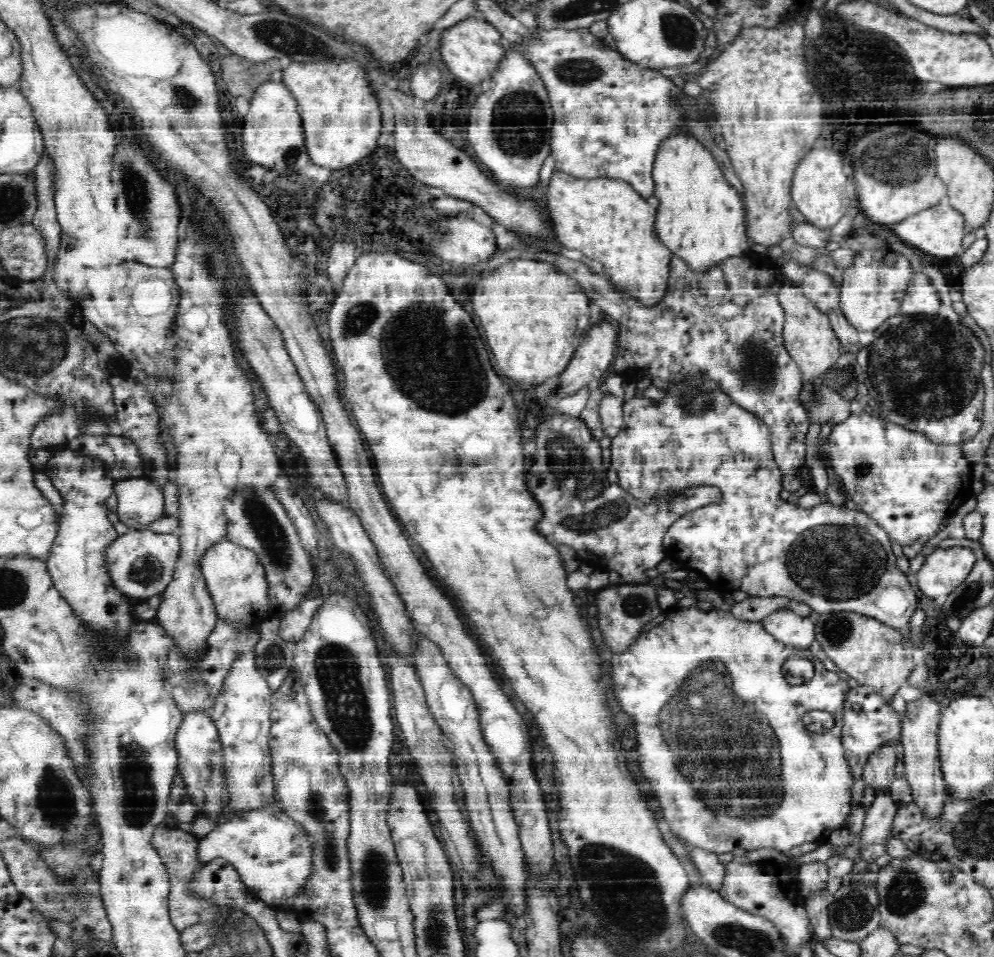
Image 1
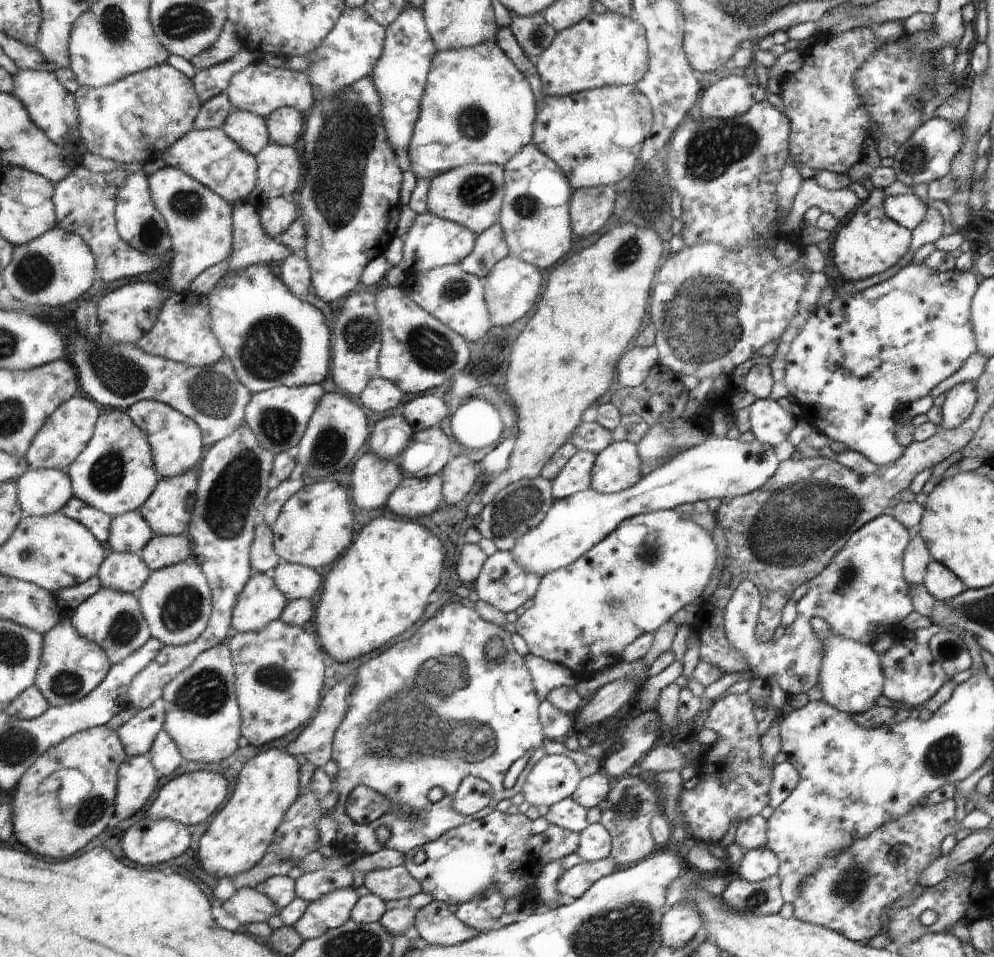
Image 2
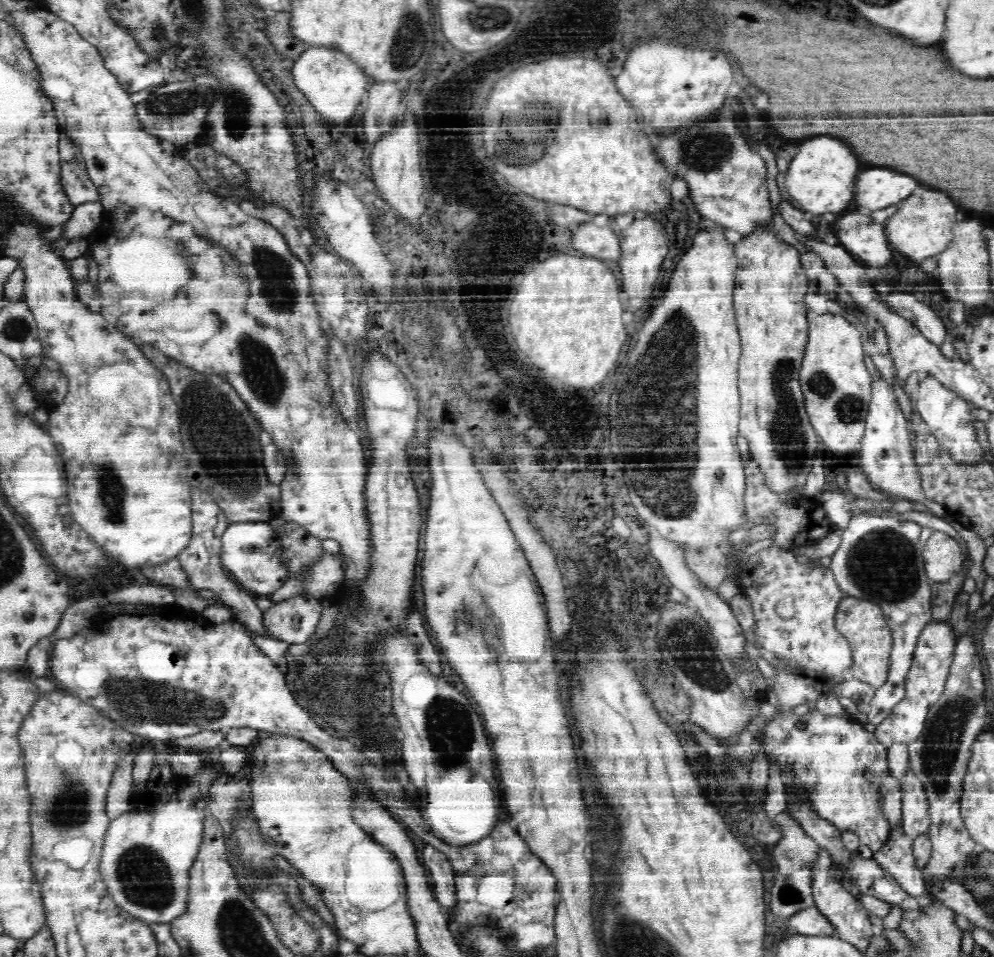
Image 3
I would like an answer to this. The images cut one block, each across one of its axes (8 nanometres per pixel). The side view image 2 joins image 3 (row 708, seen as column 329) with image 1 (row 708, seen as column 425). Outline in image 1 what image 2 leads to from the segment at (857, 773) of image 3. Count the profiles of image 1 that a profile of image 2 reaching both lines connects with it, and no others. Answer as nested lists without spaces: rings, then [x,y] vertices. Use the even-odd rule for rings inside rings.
[[[698,606],[692,608],[676,608],[666,612],[666,620],[652,628],[648,634],[642,634],[632,648],[628,648],[622,654],[612,656],[612,680],[614,680],[614,694],[622,706],[622,710],[634,718],[636,722],[636,736],[640,748],[638,754],[642,760],[638,760],[642,776],[648,778],[648,784],[652,786],[652,792],[656,794],[660,808],[662,808],[662,818],[668,822],[672,834],[678,834],[678,838],[686,846],[698,846],[716,854],[732,852],[734,848],[742,850],[758,850],[758,848],[774,848],[782,854],[788,854],[794,846],[798,848],[804,842],[816,842],[816,844],[828,844],[830,836],[836,830],[844,828],[846,818],[852,814],[852,786],[856,784],[852,780],[852,768],[848,768],[848,762],[844,758],[844,706],[846,706],[846,696],[852,688],[848,688],[848,682],[842,680],[836,672],[830,672],[824,668],[824,664],[806,648],[794,648],[786,646],[780,640],[776,640],[772,634],[768,634],[762,626],[762,622],[750,622],[750,620],[738,620],[732,612],[722,612],[710,608],[708,612],[700,610]],[[788,656],[804,656],[812,660],[816,666],[816,674],[810,682],[802,686],[790,686],[782,674],[782,666],[788,660]],[[810,710],[826,710],[836,716],[836,726],[828,732],[810,732],[802,724],[802,716]]]

